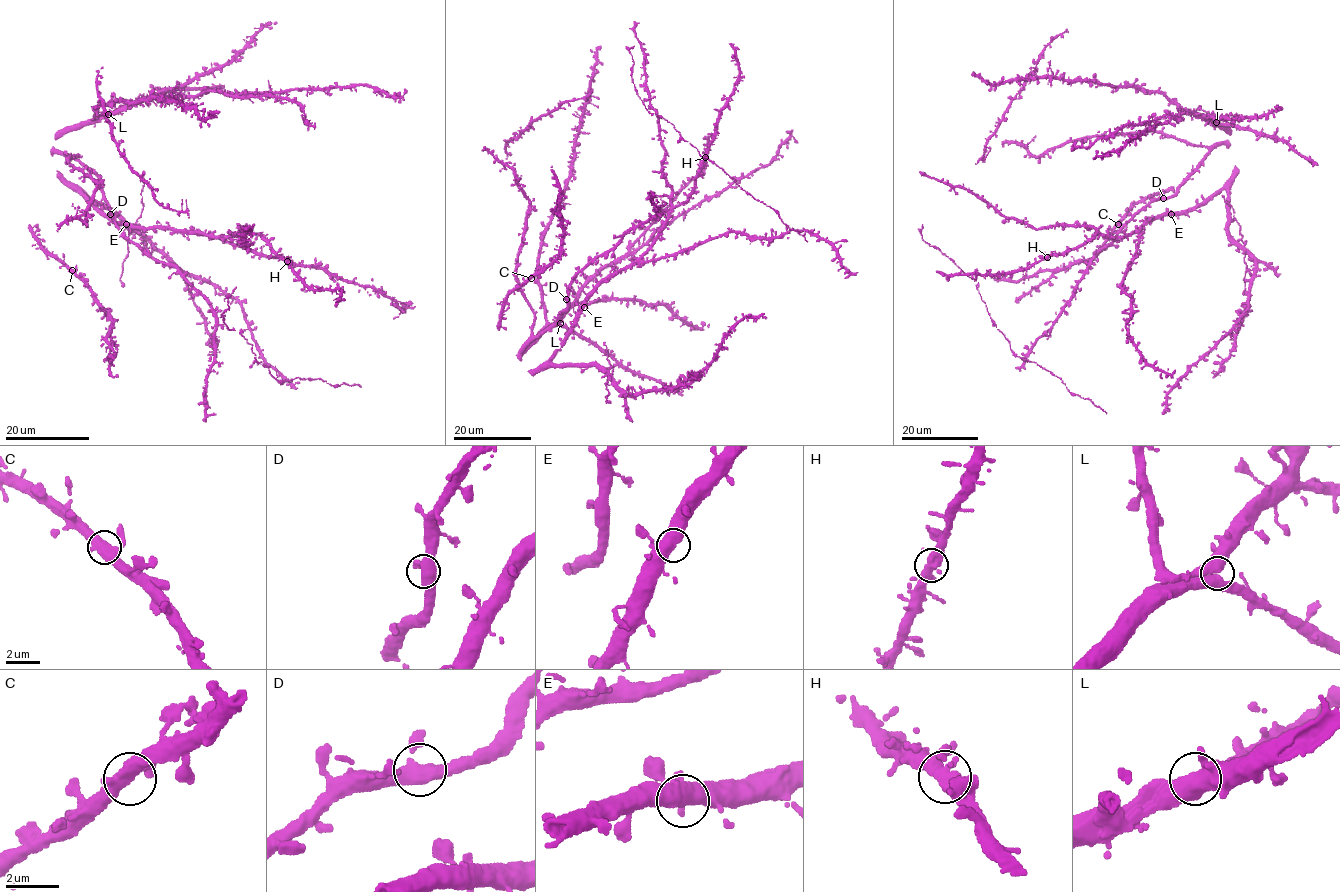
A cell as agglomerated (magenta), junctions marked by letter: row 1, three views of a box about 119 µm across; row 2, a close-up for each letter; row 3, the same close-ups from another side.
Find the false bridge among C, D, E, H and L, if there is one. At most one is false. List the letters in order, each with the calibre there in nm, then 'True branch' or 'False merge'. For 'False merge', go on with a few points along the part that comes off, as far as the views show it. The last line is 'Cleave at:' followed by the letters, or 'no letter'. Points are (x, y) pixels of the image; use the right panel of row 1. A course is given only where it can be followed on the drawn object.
C: Thickness 440 nm. True branch
D: Thickness 360 nm. True branch
E: Thickness 400 nm. True branch
H: Thickness 420 nm. True branch
L: Thickness 400 nm. True branch
Cleave at: no letter

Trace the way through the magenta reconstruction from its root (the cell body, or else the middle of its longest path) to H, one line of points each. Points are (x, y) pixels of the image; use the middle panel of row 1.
H: (580, 306), (601, 283), (627, 268), (647, 249), (671, 210), (687, 199), (705, 157)

